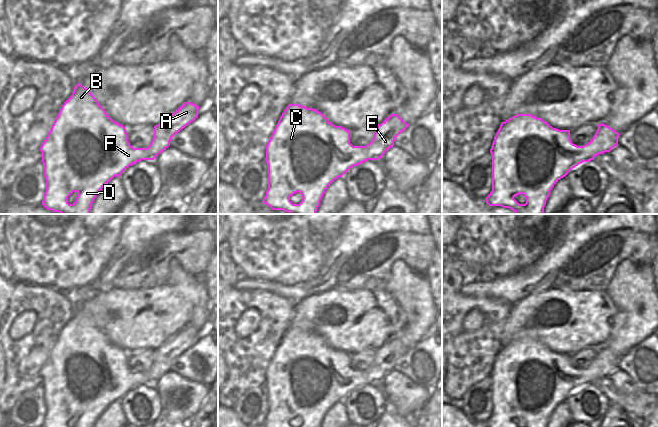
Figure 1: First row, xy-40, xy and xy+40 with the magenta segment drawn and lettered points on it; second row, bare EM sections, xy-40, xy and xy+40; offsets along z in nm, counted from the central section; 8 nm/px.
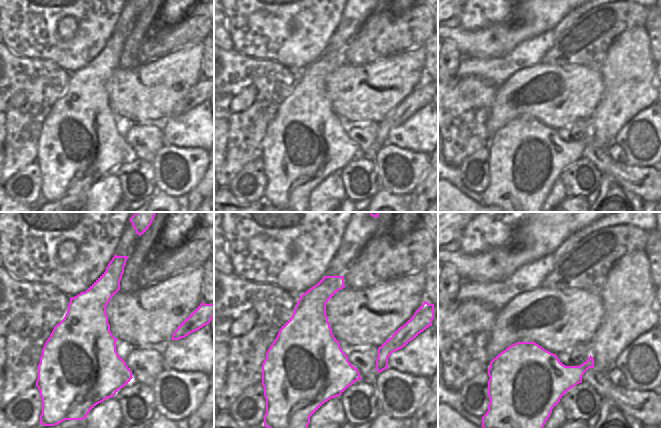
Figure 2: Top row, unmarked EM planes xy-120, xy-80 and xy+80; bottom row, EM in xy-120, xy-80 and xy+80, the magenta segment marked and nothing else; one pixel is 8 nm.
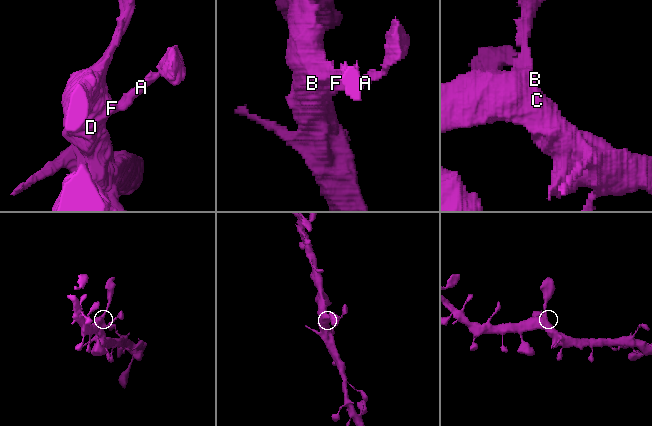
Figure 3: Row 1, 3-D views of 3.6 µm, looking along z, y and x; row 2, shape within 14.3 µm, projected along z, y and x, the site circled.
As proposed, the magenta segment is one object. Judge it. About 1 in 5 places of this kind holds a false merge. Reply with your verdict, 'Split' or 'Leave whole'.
Leave whole

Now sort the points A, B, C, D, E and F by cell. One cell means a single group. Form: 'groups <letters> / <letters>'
groups A B C D E F

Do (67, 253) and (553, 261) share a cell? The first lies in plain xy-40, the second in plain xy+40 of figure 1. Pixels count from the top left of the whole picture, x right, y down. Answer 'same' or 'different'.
different

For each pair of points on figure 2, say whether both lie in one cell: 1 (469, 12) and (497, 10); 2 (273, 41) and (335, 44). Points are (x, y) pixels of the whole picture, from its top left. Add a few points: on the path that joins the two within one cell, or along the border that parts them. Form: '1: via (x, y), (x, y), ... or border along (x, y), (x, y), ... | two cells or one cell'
1: via (476, 13), (490, 10) | one cell
2: border along (339, 23), (325, 51) | two cells

